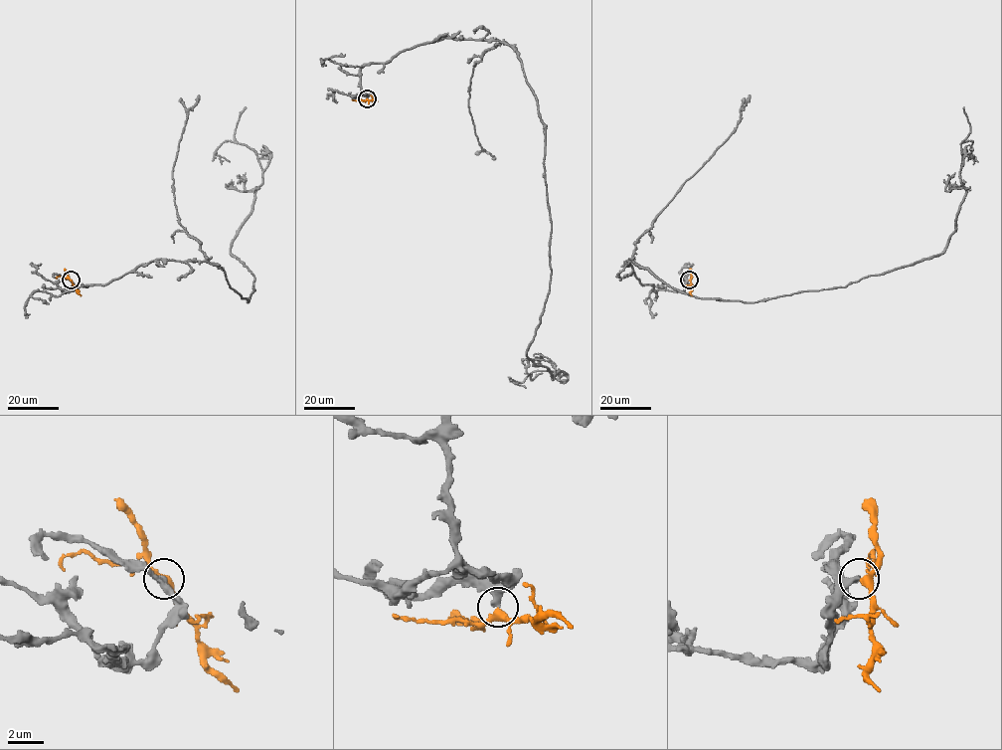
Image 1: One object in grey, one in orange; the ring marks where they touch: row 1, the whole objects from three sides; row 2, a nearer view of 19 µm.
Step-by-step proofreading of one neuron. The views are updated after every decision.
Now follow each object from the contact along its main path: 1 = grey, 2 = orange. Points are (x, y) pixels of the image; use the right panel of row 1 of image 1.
1: (689, 280), (655, 291), (628, 263), (691, 295), (756, 302), (930, 259), (965, 193), (962, 142), (978, 162)
2: (689, 280), (692, 295)

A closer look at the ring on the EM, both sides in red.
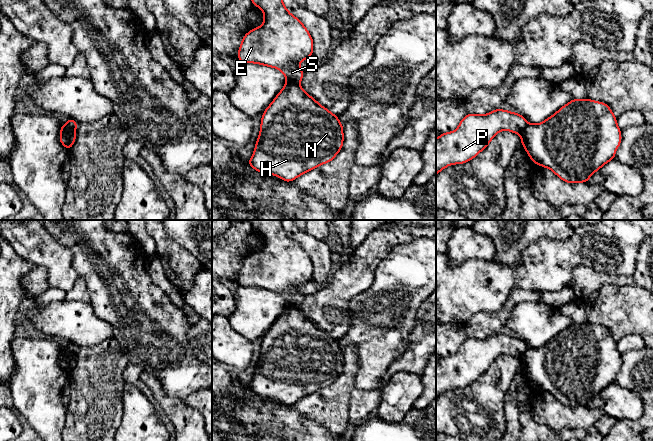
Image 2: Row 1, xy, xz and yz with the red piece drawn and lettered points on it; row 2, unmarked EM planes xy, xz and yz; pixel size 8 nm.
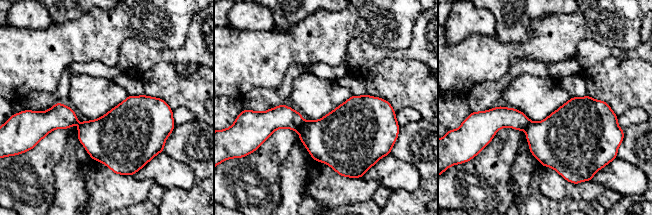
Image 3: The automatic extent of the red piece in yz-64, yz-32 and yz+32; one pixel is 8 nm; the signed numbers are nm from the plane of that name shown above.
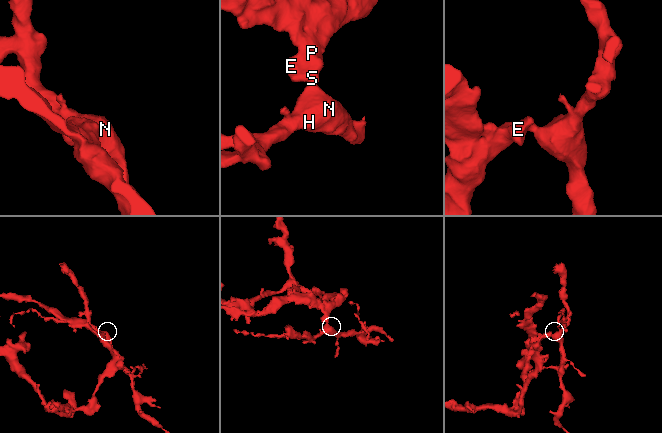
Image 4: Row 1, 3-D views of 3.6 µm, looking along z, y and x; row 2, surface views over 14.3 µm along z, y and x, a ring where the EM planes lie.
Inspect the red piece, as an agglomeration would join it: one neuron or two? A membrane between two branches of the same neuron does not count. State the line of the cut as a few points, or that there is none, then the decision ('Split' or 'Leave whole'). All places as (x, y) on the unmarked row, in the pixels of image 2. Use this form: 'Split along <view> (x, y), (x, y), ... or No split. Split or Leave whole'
Split along yz (528, 347), (521, 359). Split

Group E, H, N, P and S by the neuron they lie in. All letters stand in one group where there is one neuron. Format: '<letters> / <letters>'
E P S / H N

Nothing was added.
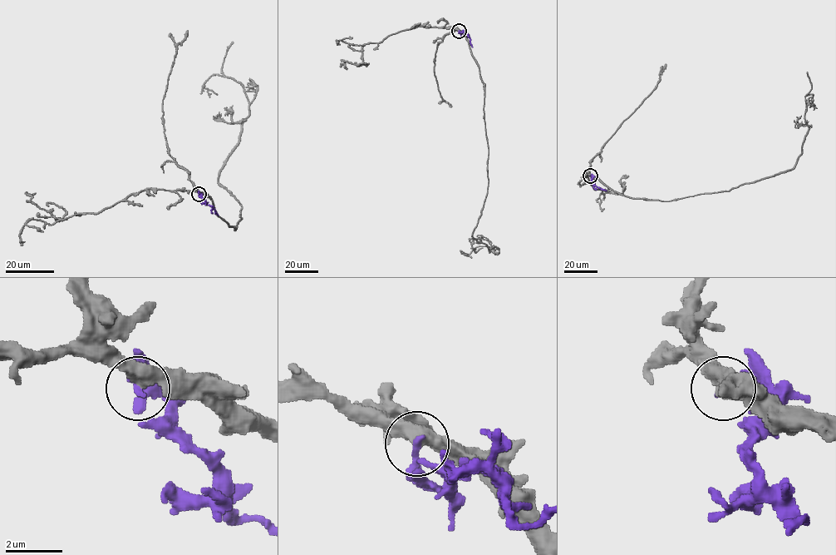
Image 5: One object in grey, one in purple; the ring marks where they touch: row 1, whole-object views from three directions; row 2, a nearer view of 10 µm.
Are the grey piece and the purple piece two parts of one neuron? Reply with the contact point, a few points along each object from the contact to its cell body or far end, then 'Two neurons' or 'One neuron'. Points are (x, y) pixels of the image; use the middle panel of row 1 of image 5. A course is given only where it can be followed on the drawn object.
Place: (459, 31). Course of grey: (459, 31), (484, 86), (488, 145), (487, 195), (472, 236), (489, 250), (494, 246), (462, 253), (471, 258). Course of purple: (459, 31), (467, 35), (472, 47). Two neurons

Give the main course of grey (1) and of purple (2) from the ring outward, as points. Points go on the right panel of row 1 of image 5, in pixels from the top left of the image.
1: (590, 175), (632, 198), (671, 200), (728, 191), (793, 168), (808, 129), (806, 96), (813, 94), (817, 108)
2: (590, 175), (594, 185), (607, 190)

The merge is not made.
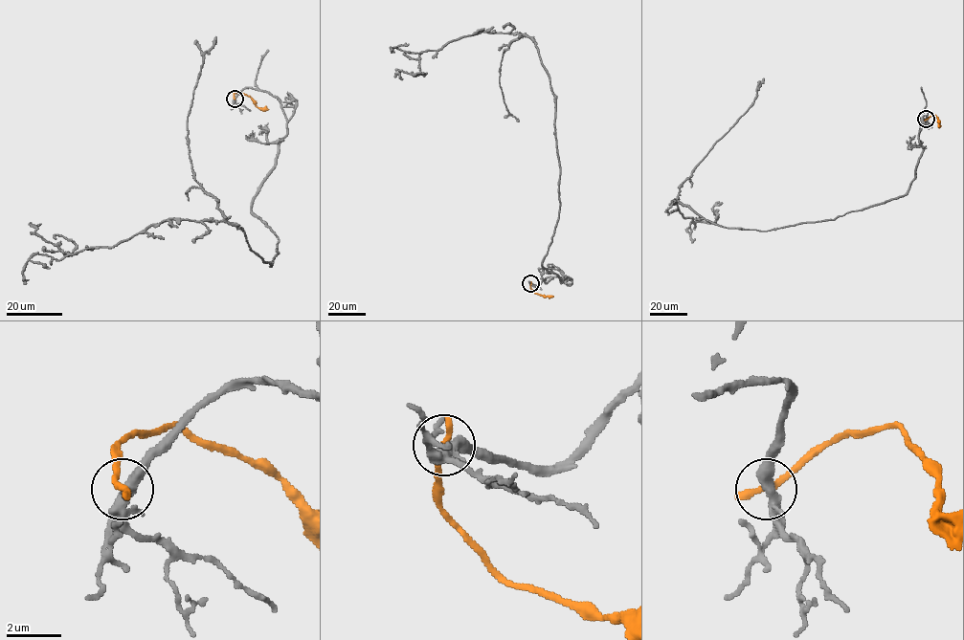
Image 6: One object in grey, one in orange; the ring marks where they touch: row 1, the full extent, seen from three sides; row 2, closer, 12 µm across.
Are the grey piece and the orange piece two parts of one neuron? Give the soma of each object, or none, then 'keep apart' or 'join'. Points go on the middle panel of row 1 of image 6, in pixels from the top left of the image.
no cell body on grey; no cell body on orange; keep apart

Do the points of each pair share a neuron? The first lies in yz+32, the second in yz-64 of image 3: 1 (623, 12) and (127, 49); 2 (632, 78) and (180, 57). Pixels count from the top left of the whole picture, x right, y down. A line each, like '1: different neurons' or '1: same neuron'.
1: different neurons
2: different neurons

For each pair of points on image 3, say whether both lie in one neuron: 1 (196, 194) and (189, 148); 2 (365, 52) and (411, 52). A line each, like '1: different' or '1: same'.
1: same
2: same

